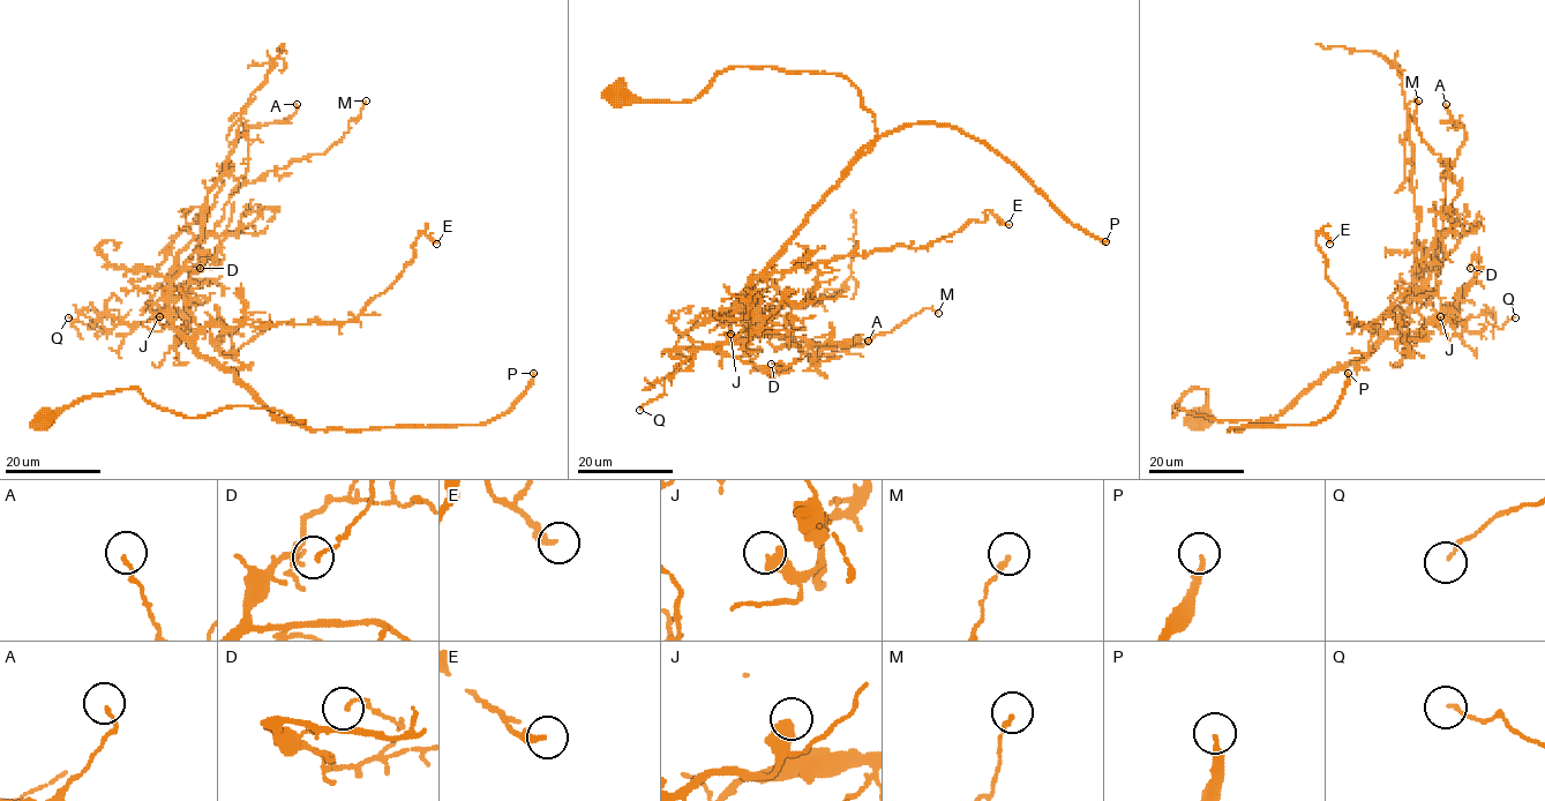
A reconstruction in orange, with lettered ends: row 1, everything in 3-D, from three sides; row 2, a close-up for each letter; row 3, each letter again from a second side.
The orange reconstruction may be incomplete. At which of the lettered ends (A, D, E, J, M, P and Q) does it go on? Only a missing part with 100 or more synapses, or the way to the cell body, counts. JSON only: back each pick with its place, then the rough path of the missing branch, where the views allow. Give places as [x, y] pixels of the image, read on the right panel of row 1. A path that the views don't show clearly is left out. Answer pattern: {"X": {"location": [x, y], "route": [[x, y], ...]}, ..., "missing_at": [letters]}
{"P": {"location": [1348, 373]}, "missing_at": ["P"]}

